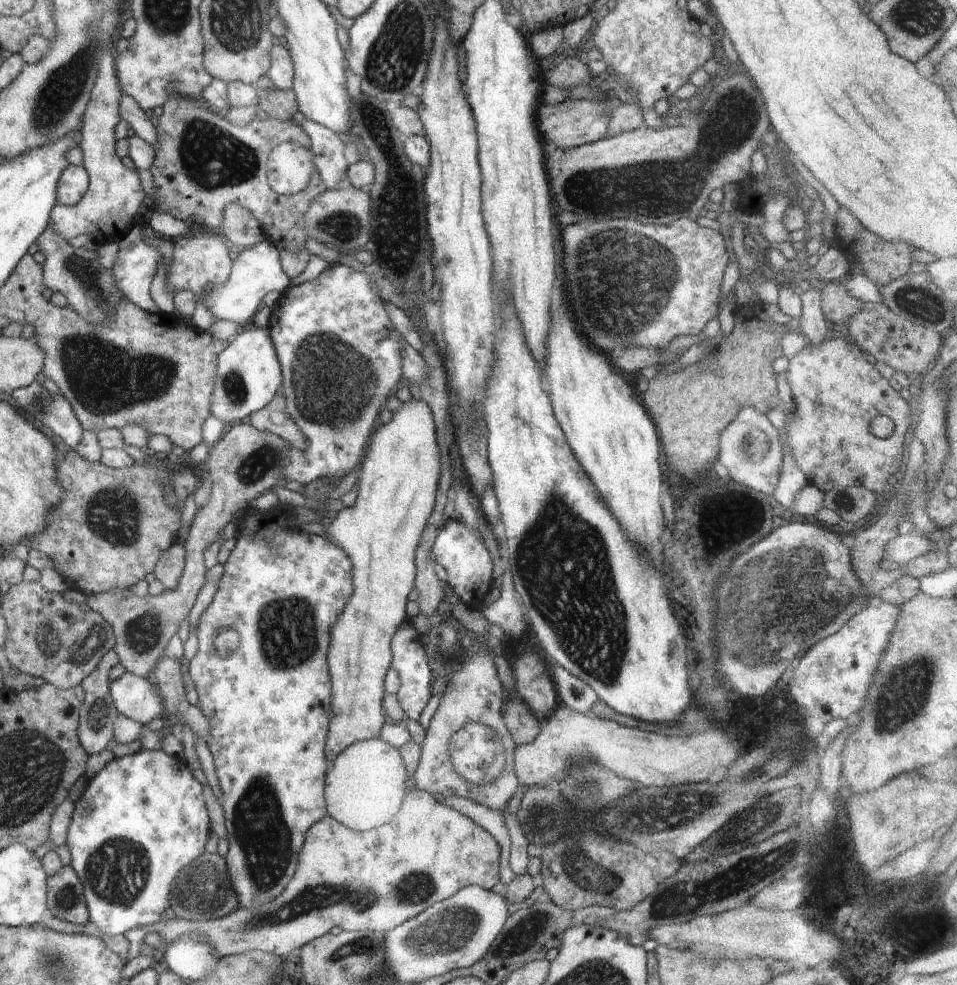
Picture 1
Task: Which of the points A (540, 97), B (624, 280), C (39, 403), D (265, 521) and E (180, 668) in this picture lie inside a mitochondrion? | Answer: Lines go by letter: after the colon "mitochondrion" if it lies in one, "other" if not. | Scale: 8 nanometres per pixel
A: other
B: mitochondrion
C: mitochondrion
D: other
E: other

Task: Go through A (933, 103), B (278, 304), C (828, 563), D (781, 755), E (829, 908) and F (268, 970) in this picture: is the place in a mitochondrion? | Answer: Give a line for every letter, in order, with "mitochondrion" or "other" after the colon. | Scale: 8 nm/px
A: other
B: other
C: mitochondrion
D: mitochondrion
E: other
F: other

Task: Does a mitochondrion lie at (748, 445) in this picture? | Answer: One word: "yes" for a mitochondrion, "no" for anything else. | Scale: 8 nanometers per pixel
yes

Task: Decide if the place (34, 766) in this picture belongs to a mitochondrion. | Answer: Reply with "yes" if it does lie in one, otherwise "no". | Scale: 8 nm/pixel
yes

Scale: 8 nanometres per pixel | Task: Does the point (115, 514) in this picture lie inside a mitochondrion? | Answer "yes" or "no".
yes

